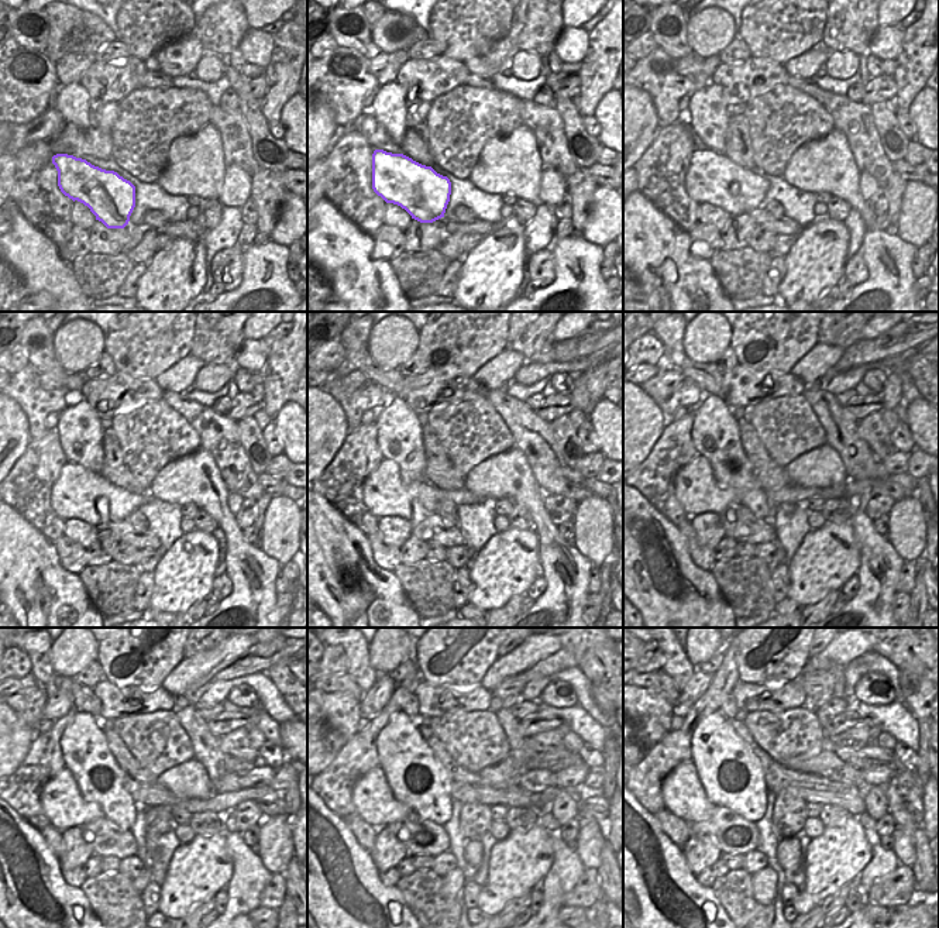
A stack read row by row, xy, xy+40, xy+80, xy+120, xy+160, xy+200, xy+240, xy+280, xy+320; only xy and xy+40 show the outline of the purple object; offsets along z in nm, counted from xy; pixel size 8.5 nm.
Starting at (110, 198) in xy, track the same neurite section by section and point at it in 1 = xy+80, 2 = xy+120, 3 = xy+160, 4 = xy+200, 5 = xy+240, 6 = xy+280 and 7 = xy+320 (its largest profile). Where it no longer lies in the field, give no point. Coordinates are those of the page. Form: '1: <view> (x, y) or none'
1: xy+80 (709, 178)
2: xy+120 (76, 491)
3: xy+160 (384, 492)
4: xy+200 (697, 490)
5: xy+240 (61, 800)
6: xy+280 (372, 797)
7: xy+320 (684, 796)

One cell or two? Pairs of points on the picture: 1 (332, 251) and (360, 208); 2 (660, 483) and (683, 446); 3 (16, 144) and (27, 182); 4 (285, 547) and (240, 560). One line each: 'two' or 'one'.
1: two
2: one
3: two
4: two

